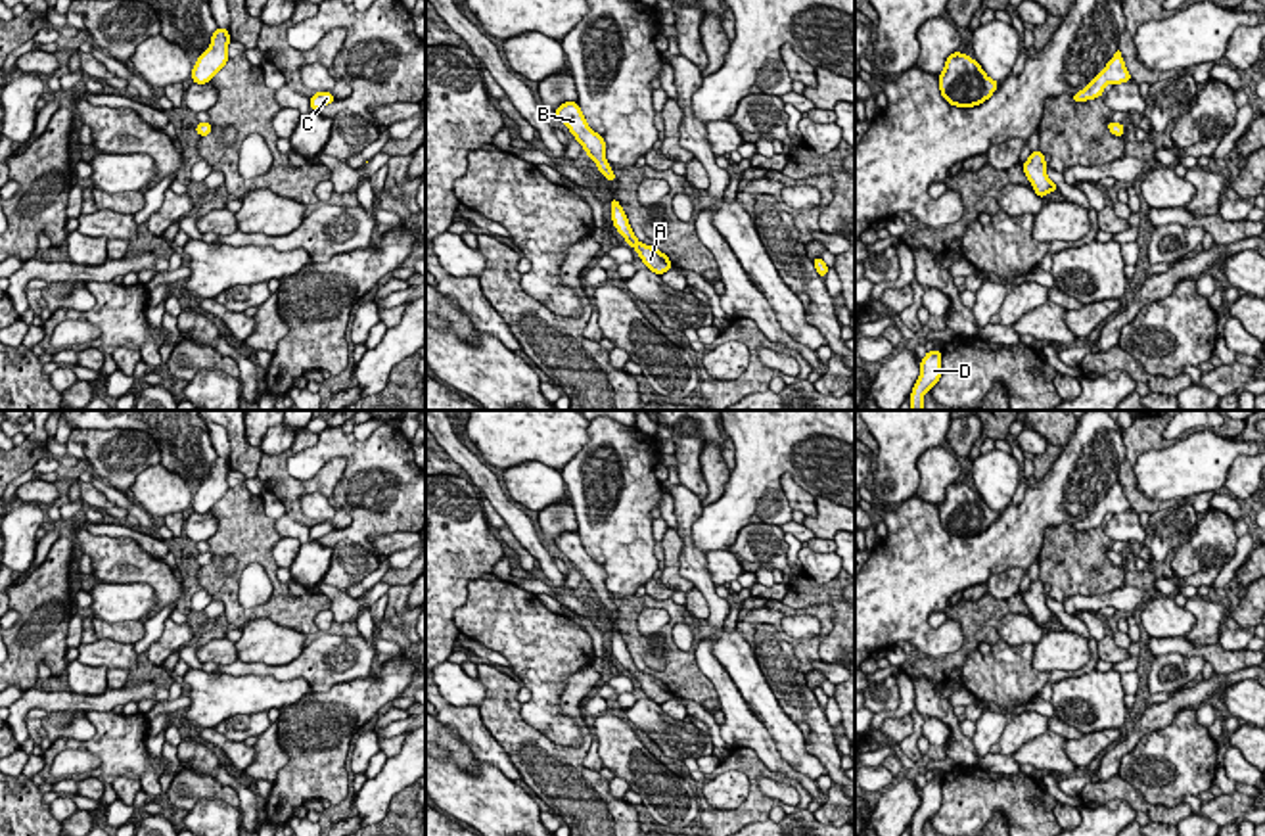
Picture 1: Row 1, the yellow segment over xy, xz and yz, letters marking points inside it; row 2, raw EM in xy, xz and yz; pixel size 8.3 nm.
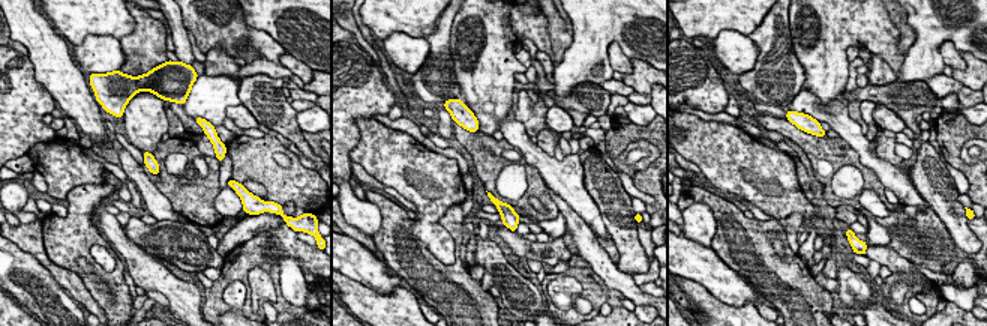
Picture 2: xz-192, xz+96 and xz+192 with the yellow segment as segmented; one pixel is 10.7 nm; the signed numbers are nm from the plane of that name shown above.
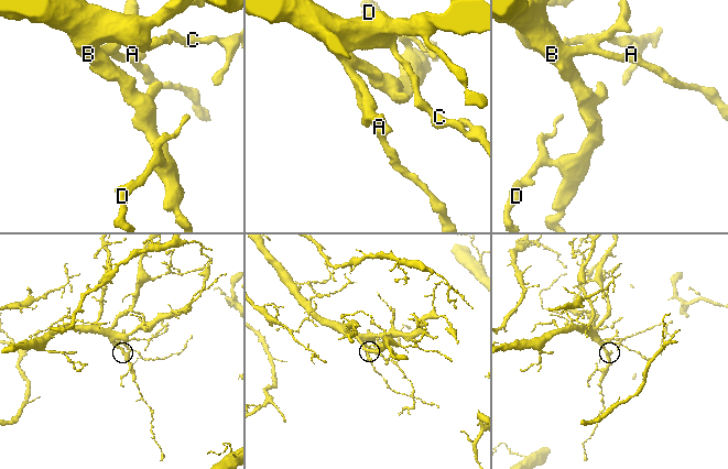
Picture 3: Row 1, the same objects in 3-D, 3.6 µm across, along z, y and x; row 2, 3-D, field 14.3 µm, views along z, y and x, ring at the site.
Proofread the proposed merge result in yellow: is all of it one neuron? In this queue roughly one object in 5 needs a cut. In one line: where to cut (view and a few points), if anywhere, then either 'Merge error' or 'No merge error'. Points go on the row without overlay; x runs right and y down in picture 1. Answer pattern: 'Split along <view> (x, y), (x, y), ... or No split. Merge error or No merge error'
No split. No merge error

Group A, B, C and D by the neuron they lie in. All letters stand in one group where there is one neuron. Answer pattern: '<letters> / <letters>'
A B C D

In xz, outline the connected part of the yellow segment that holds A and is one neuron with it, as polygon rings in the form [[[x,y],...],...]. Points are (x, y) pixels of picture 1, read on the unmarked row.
[[[611,627],[611,650],[617,662],[627,669],[627,673],[636,679],[646,698],[650,698],[652,702],[659,706],[667,702],[669,698],[673,698],[673,692],[669,690],[665,683],[661,683],[659,679],[652,675],[644,675],[636,669],[627,650],[627,644],[615,627]]]

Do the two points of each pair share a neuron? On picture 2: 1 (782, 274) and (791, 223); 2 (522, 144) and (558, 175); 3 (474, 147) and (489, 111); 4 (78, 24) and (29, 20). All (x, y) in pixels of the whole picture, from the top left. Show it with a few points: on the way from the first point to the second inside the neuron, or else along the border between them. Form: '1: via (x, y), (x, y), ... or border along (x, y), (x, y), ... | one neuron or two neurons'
1: border along (776, 220), (782, 226), (788, 245), (797, 254) | two neurons
2: via (531, 153), (549, 167) | one neuron
3: border along (477, 131), (491, 135) | two neurons
4: border along (44, 15), (65, 41) | two neurons

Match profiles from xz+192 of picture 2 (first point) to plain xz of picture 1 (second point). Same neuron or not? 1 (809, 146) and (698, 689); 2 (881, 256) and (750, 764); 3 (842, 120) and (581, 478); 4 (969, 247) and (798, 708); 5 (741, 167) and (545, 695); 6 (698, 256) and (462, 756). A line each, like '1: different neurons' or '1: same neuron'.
1: same neuron
2: different neurons
3: different neurons
4: same neuron
5: same neuron
6: same neuron

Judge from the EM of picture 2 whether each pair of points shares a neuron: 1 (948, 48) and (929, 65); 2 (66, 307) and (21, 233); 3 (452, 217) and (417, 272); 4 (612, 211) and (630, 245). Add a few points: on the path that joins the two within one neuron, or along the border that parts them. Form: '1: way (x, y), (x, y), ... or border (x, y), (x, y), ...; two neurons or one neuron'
1: border (938, 47), (950, 41), (957, 50), (971, 54); two neurons
2: border (15, 244), (30, 253), (63, 289); two neurons
3: way (458, 238), (458, 263), (449, 272), (438, 272); one neuron
4: way (620, 220), (624, 236); one neuron

